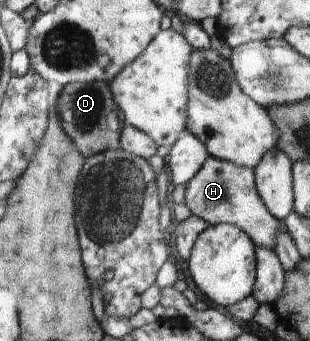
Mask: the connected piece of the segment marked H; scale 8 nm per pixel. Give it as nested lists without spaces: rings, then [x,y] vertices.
[[[209,156],[197,175],[185,184],[185,204],[190,208],[192,215],[202,217],[202,220],[205,220],[210,226],[220,223],[236,225],[252,238],[254,244],[271,251],[277,246],[281,228],[286,228],[286,224],[274,217],[261,200],[260,193],[257,191],[256,174],[253,169],[235,165],[233,162],[220,160],[213,156]]]

